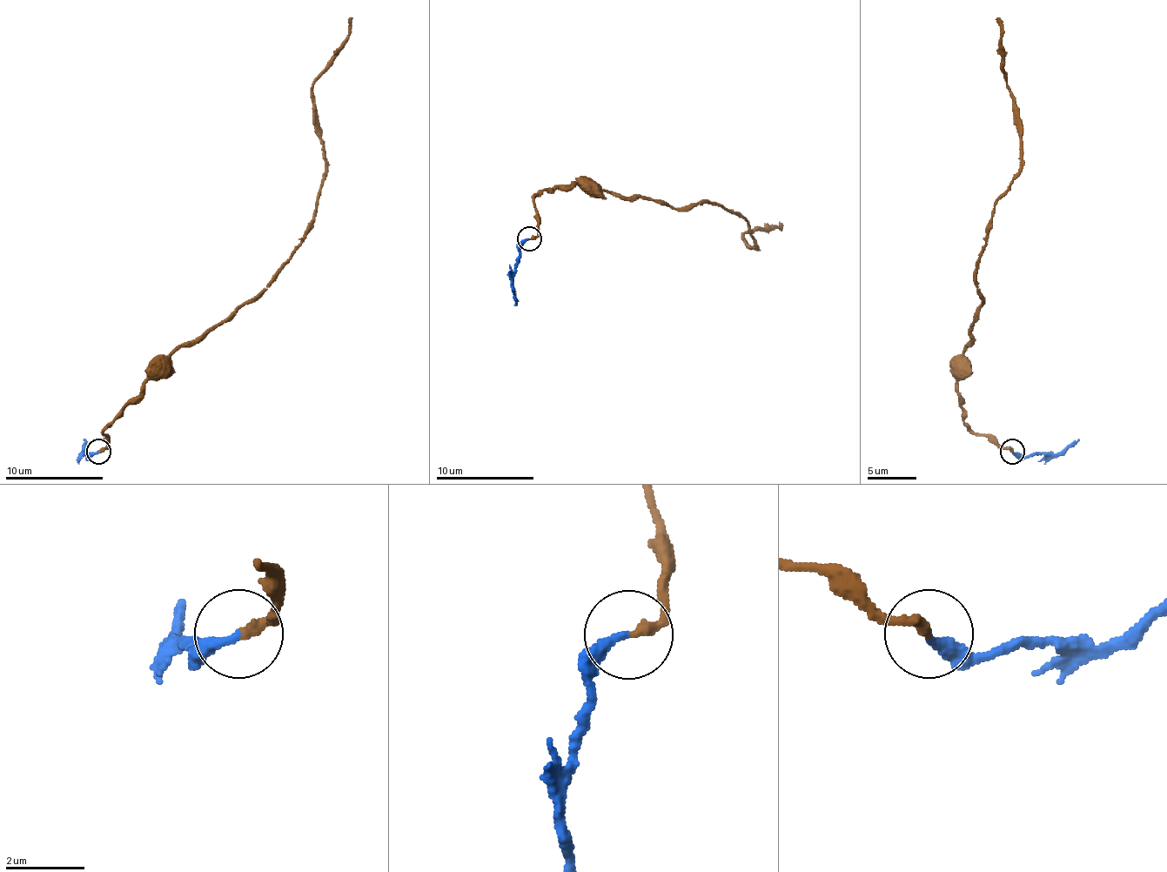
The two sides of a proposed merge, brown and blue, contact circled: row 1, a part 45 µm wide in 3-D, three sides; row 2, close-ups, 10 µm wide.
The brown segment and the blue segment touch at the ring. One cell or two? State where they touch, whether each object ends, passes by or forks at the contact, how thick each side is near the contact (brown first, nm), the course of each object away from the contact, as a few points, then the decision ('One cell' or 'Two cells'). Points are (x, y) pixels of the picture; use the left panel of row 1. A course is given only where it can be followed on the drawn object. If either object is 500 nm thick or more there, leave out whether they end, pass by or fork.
Place: (98, 451). At the ring brown ends. At the ring blue ends. Thickness 240 nm (brown) against 240 nm. Course of brown: (98, 452), (140, 385), (250, 303), (301, 242), (325, 166), (313, 78), (350, 17). Course of blue: (98, 452), (89, 457), (82, 454), (86, 439). One cell

